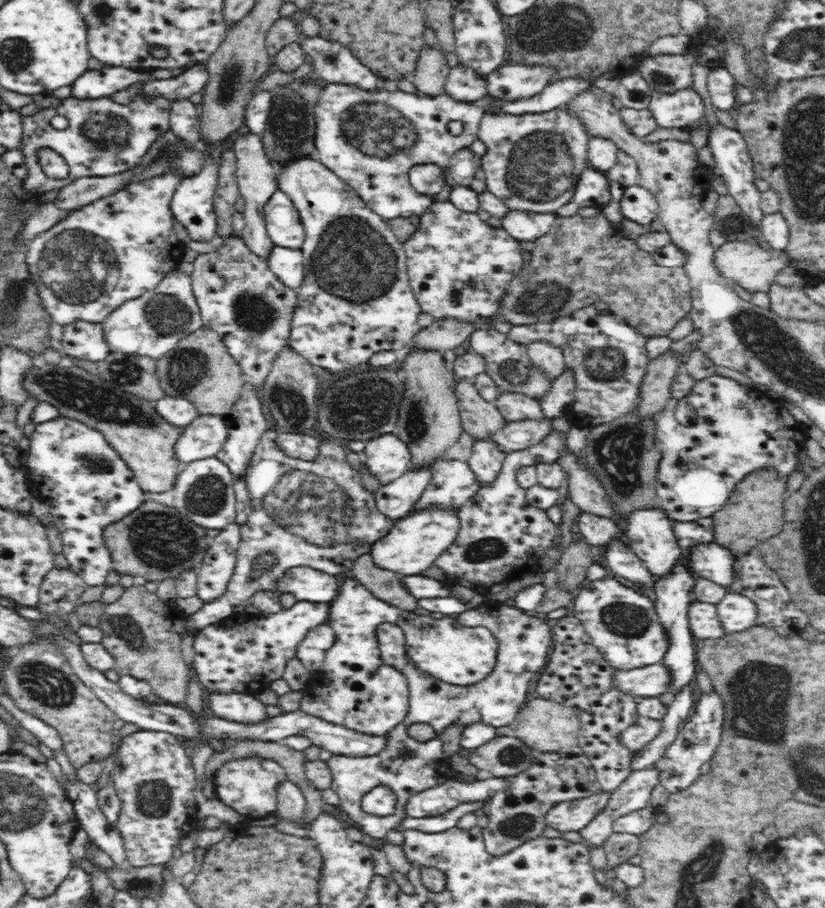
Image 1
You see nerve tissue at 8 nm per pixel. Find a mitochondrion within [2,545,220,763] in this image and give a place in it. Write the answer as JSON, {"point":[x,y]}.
{"point":[48,686]}

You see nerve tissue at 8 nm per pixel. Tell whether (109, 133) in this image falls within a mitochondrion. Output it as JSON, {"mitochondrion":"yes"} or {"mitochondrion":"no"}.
{"mitochondrion":"yes"}

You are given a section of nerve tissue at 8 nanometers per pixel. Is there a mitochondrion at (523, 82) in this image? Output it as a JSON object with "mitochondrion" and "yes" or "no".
{"mitochondrion":"no"}

